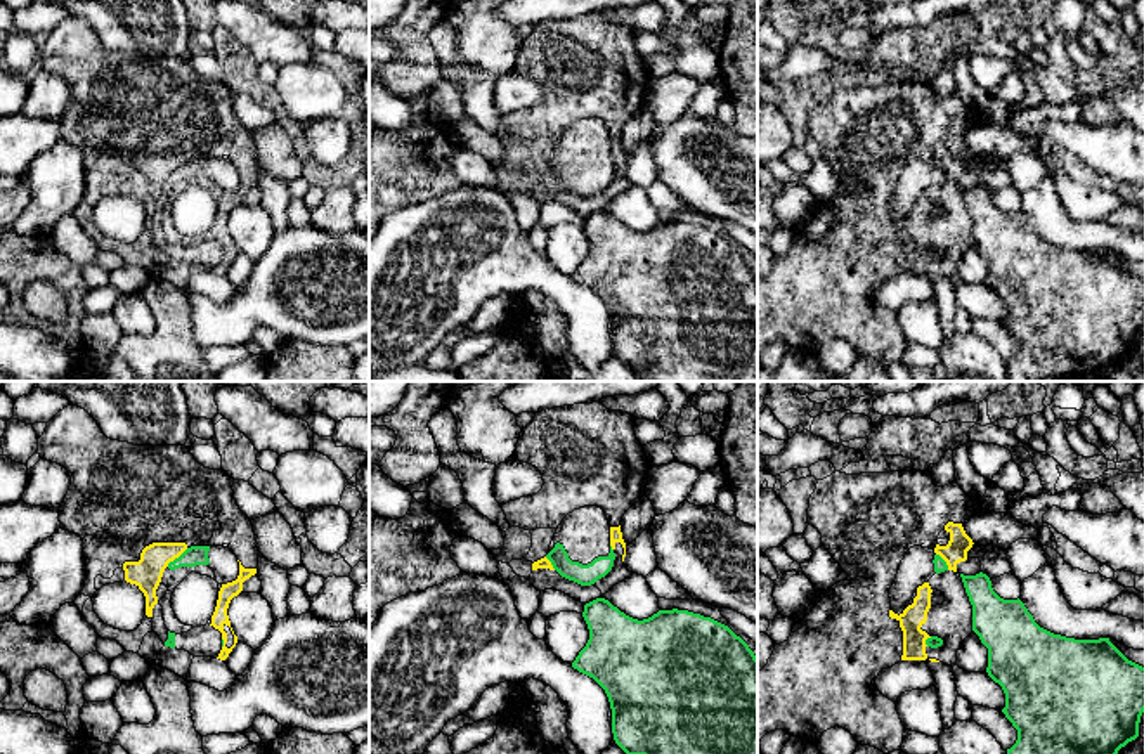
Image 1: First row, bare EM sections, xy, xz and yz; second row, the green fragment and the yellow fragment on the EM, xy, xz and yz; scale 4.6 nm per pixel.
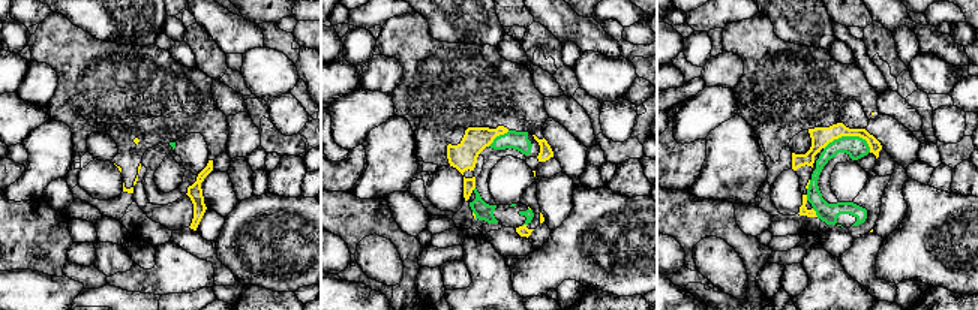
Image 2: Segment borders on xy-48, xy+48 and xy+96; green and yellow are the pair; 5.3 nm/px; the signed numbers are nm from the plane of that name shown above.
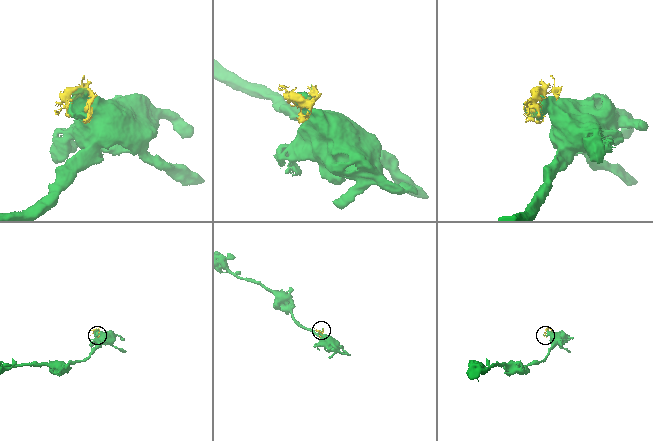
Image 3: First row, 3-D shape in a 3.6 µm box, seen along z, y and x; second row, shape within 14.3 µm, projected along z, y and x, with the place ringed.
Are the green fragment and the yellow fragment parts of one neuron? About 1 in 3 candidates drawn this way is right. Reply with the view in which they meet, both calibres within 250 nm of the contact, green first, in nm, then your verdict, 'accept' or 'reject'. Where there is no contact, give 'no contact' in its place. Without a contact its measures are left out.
xy | 100/140 nm | reject

